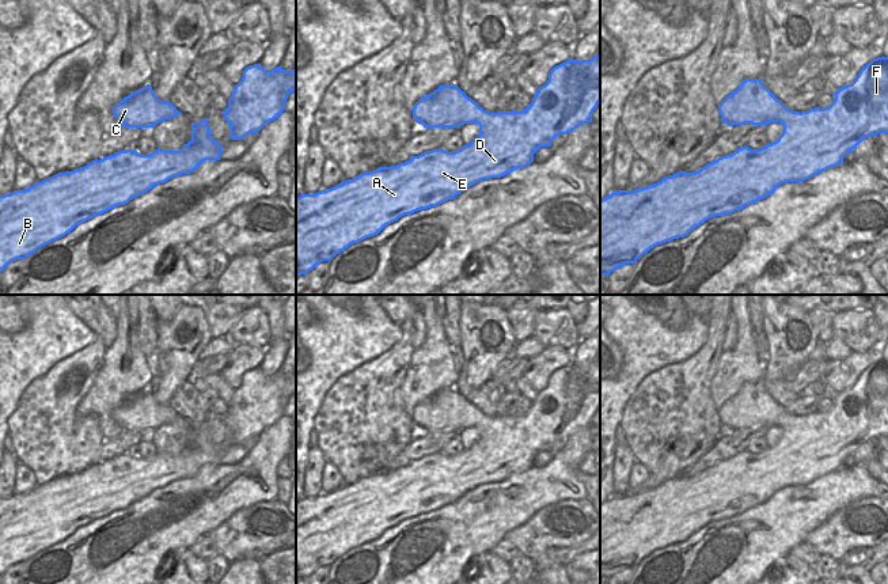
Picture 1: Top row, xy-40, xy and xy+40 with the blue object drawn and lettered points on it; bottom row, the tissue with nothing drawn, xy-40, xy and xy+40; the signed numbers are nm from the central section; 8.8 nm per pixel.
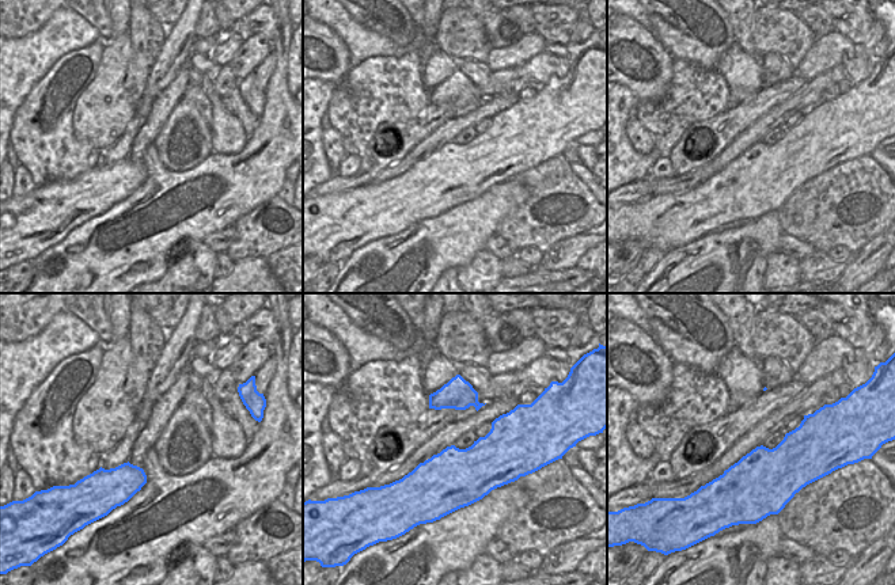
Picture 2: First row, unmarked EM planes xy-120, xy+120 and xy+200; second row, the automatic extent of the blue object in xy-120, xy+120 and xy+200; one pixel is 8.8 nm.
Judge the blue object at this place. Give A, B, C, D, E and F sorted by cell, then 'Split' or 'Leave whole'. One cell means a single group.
Groups: A B C D E F. Leave whole.

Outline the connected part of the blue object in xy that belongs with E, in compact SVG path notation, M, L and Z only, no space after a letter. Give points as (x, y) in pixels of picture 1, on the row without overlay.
M600 359L582 365L570 363L554 371L547 387L521 416L489 417L456 388L440 390L414 409L413 422L424 432L459 432L474 426L479 429L478 441L455 456L432 454L405 467L363 477L331 493L297 501L296 580L307 579L323 565L330 566L350 549L377 539L405 519L437 511L483 483L501 482L530 470L540 451L550 451L557 440L592 426L599 407Z

